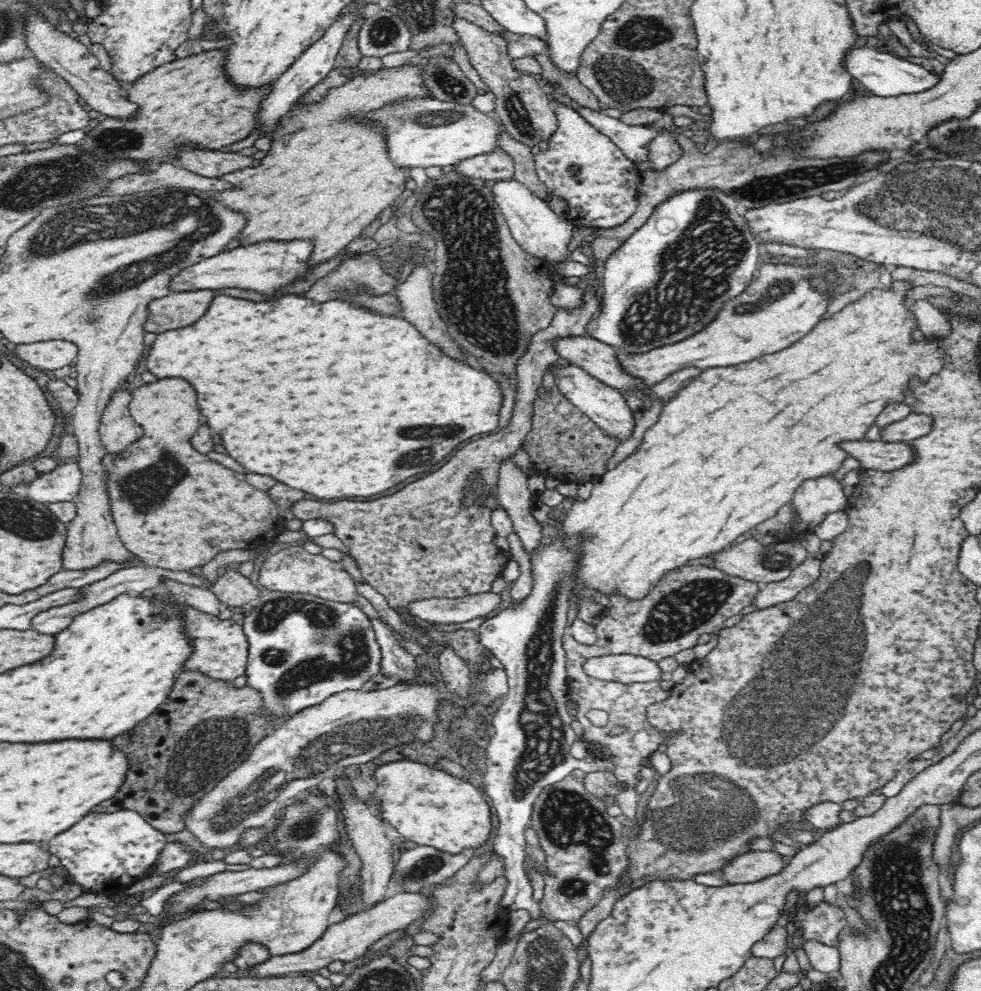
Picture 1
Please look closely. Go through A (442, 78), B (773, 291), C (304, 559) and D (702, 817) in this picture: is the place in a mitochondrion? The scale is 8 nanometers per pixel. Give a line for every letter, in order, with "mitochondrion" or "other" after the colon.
A: mitochondrion
B: mitochondrion
C: other
D: mitochondrion

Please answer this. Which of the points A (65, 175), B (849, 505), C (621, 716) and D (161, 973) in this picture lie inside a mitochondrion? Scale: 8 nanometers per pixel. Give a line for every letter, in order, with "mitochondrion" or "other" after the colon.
A: mitochondrion
B: other
C: other
D: other

